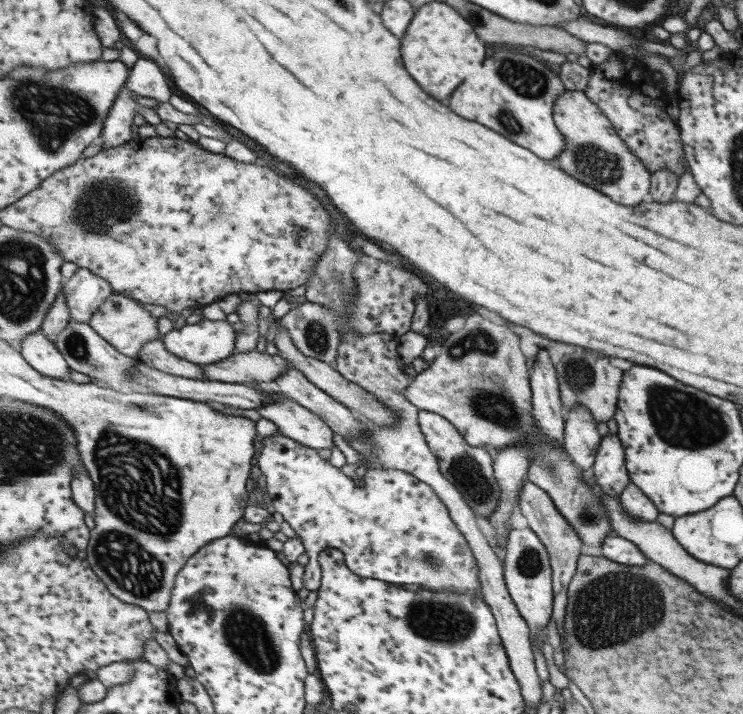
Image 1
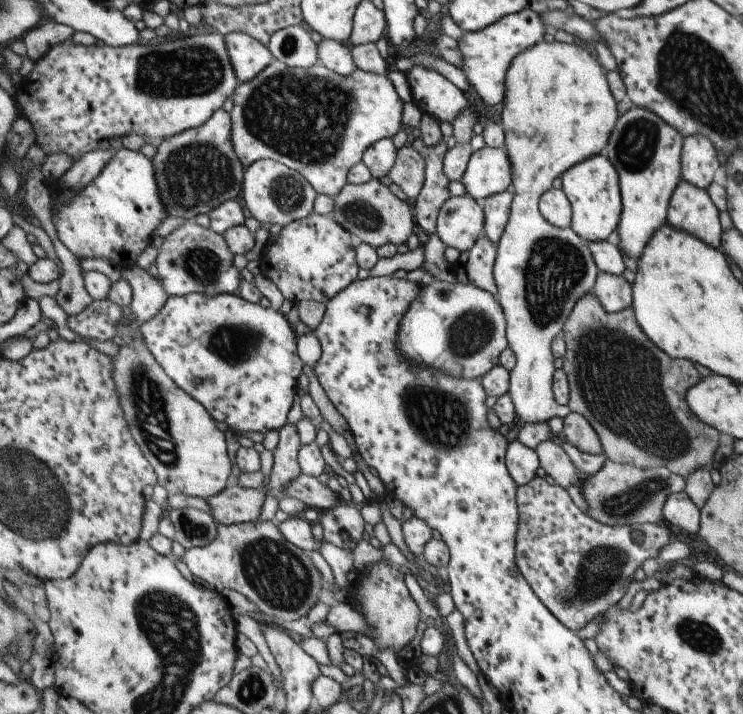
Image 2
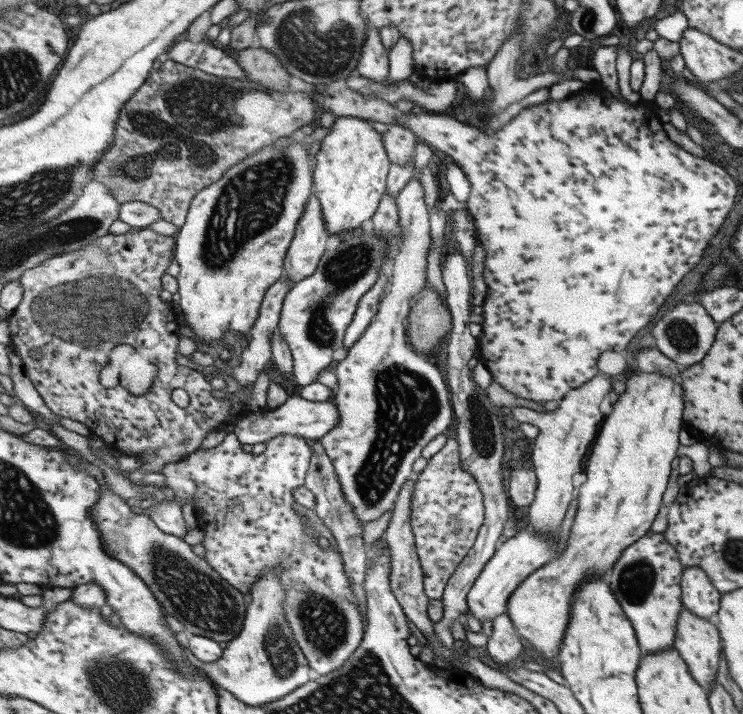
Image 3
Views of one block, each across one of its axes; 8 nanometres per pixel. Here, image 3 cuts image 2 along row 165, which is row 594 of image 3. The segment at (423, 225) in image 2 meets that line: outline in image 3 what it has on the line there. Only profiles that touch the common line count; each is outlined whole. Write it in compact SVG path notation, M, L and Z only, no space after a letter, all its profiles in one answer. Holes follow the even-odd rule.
M455 438L449 439L446 446L428 460L426 468L417 477L413 499L411 499L411 506L413 506L411 526L416 539L417 553L423 566L425 592L429 598L442 600L451 577L467 554L474 549L480 530L486 521L486 506L481 485L470 470L464 468L460 443Z

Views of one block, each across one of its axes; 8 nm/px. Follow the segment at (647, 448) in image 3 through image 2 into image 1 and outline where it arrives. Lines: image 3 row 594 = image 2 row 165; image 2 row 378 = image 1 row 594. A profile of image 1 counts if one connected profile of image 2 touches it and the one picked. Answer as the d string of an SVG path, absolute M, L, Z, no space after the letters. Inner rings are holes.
M530 526L510 530L505 550L506 585L520 613L530 626L530 634L535 638L545 631L545 626L551 622L554 613L554 570L550 552Z

